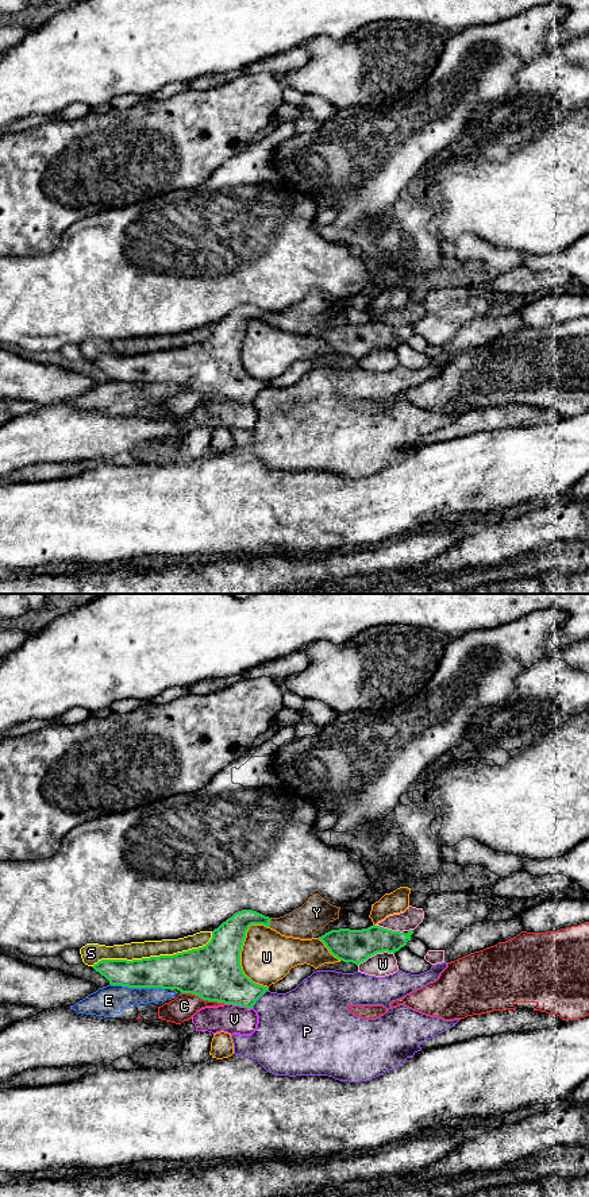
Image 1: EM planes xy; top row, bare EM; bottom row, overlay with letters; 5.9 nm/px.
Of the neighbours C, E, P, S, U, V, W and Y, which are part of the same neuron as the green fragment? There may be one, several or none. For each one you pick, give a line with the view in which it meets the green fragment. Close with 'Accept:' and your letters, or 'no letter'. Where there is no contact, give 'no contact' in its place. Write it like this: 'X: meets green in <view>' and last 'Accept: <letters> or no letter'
Y: meets green in xy
Accept: Y

